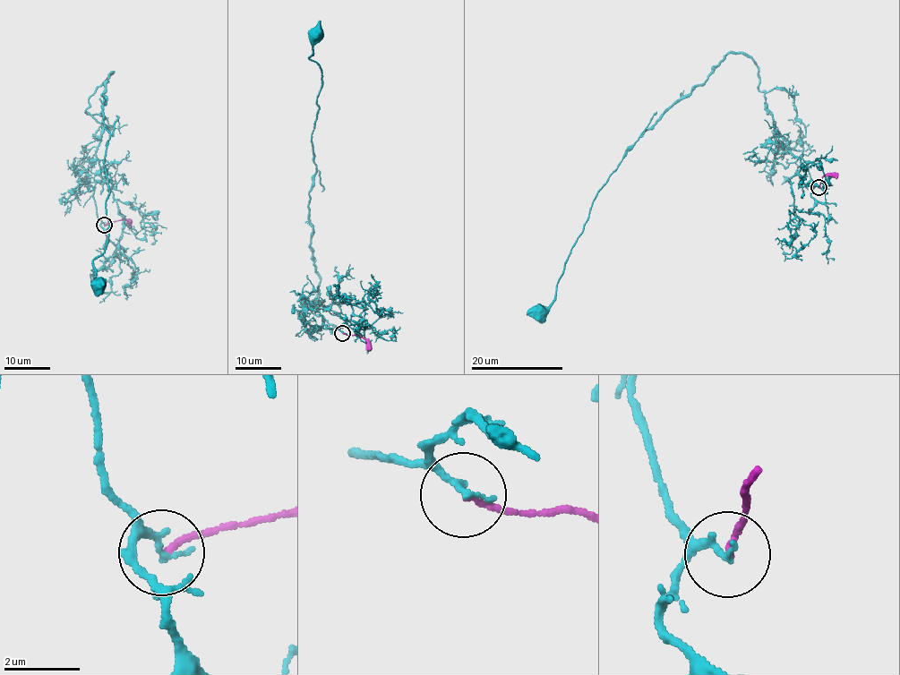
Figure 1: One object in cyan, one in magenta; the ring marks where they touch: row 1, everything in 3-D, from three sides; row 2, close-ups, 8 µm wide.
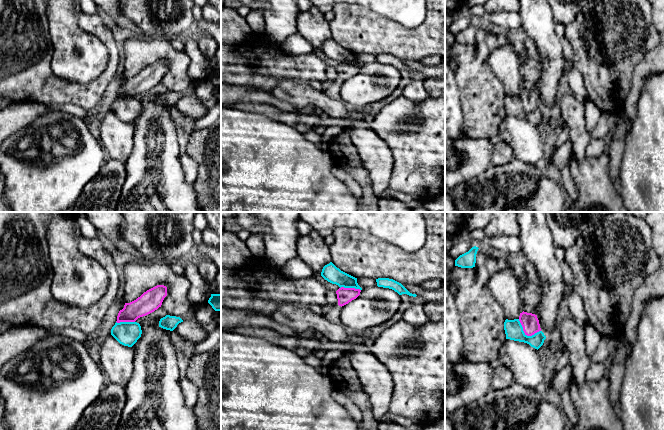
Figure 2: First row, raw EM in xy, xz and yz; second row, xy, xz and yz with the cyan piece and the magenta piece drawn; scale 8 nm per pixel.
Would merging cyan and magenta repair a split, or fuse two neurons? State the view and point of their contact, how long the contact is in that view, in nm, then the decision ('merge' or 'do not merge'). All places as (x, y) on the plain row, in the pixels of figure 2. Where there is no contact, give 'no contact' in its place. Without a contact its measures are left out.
contact yz (526, 111); length 200 nm; do not merge

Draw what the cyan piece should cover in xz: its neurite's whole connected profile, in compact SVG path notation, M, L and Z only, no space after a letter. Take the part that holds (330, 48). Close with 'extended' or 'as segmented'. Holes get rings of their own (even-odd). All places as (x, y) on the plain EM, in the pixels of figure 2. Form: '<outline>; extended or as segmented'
M332 38L325 41L322 45L321 52L332 60L338 61L340 64L362 64L357 59L357 54L341 47Z; as segmented

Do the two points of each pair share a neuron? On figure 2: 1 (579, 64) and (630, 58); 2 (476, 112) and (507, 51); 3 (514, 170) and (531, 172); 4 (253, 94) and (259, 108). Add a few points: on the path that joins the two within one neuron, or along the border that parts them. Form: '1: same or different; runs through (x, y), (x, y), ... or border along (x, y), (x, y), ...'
1: same; runs through (592, 64), (600, 64), (608, 69), (617, 62)
2: different; border along (495, 49), (488, 64), (506, 94)
3: same; runs through (518, 172), (527, 172)
4: different; border along (237, 105), (241, 103), (270, 103), (280, 108)

